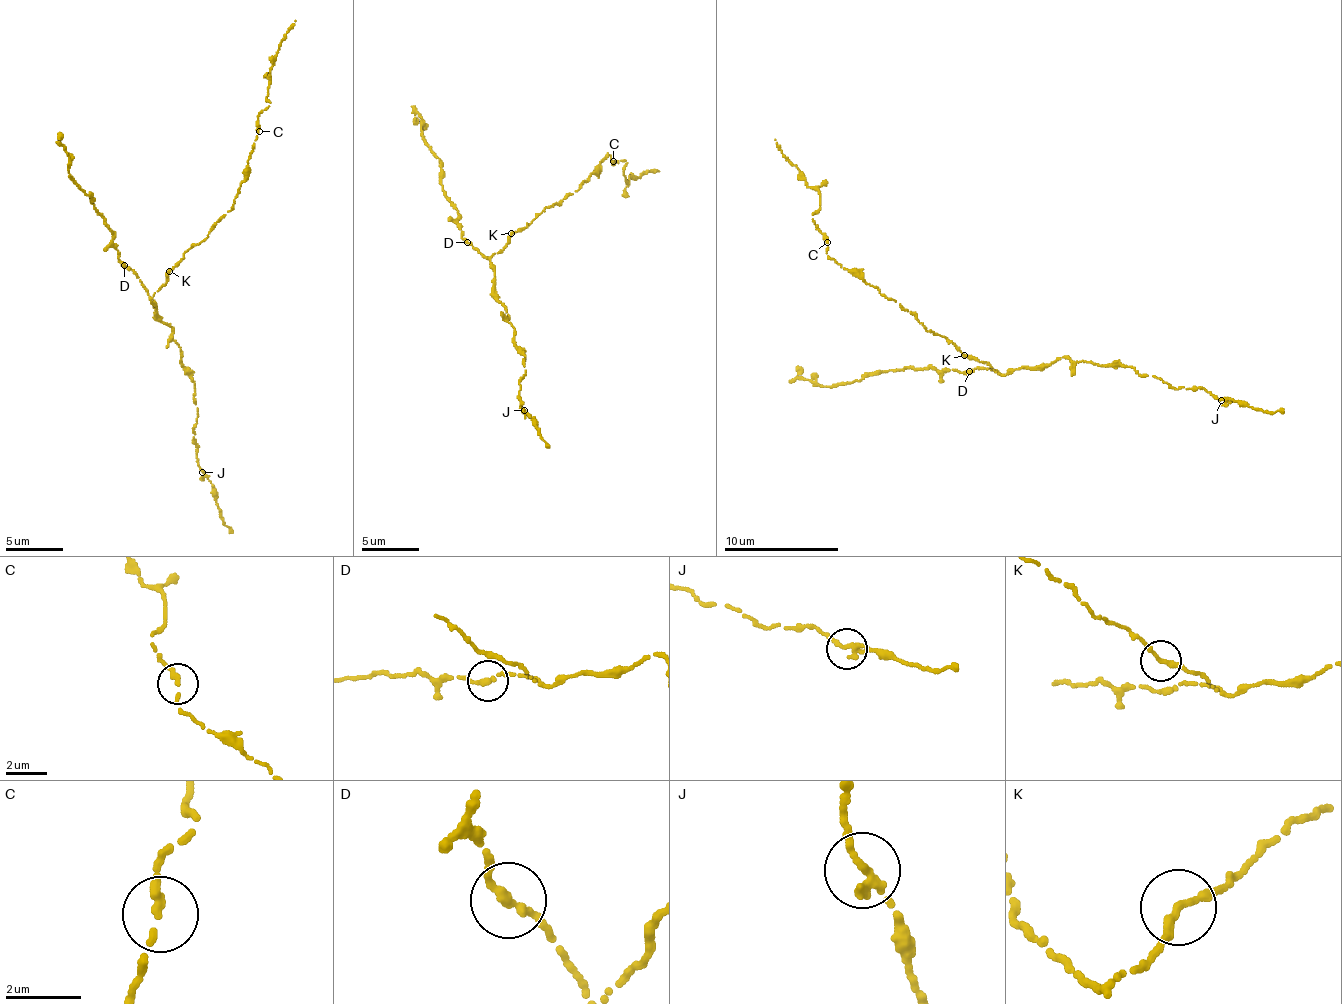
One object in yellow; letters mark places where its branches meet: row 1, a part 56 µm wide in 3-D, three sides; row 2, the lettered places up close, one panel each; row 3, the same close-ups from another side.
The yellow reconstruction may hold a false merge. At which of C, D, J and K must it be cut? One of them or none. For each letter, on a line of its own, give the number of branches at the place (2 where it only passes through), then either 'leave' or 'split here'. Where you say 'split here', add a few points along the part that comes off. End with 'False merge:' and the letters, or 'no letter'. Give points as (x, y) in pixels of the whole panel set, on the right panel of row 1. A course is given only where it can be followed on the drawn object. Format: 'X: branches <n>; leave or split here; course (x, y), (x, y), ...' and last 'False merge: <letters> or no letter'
C: branches 2; leave
D: branches 2; leave
J: branches 2; leave
K: branches 2; leave
False merge: no letter

